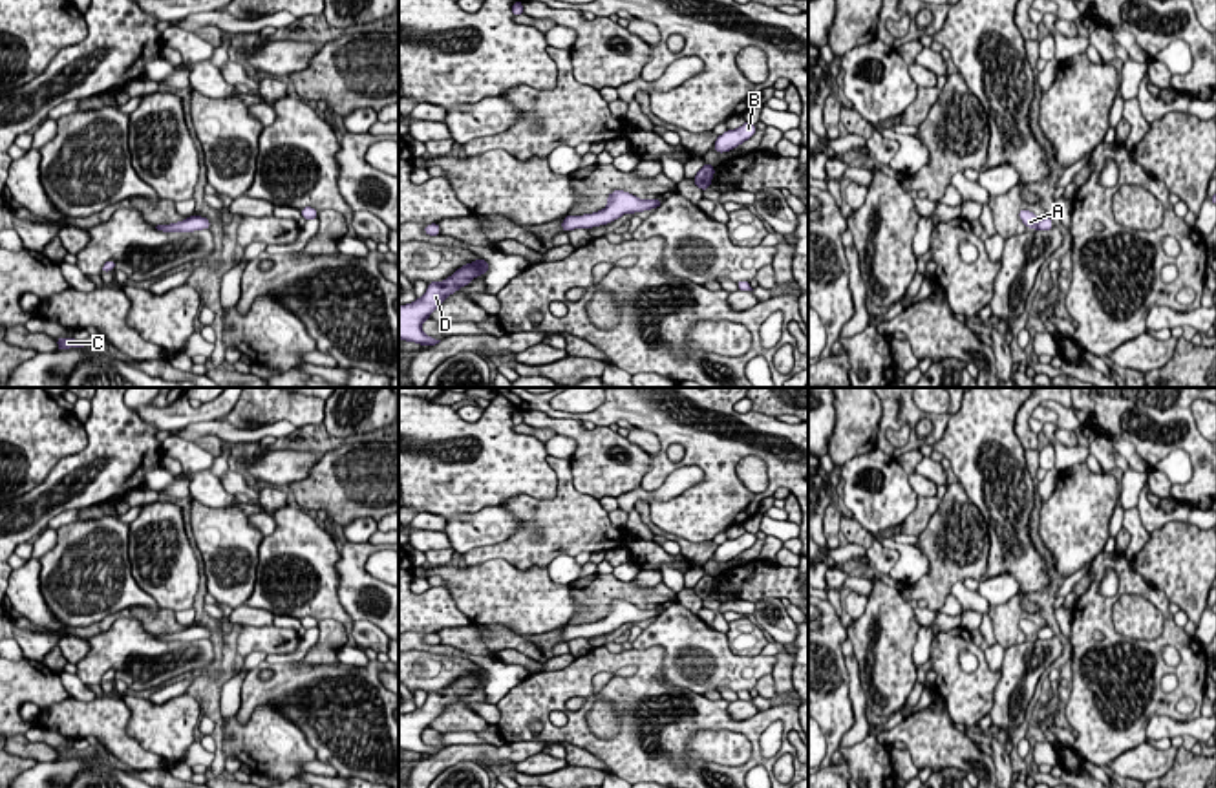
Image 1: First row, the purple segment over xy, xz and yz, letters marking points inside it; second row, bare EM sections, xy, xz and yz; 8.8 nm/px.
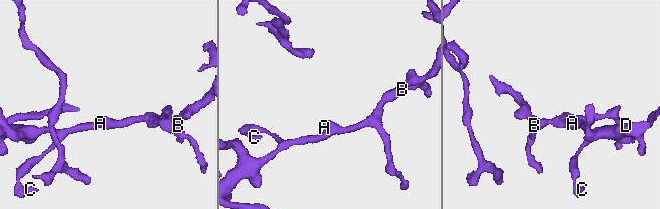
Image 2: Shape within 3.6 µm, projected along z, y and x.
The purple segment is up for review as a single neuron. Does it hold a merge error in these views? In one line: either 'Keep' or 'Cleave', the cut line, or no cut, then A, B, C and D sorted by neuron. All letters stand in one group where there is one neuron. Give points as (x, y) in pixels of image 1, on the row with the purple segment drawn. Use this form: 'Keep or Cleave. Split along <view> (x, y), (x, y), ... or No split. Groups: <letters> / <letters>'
Keep. No split. Groups: A B C D

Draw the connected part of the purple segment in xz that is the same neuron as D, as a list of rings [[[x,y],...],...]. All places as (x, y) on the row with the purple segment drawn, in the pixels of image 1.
[[[479,258],[474,263],[463,265],[450,278],[437,283],[428,283],[426,293],[413,303],[399,305],[399,340],[417,342],[421,346],[435,346],[441,340],[422,333],[421,325],[444,302],[446,296],[468,285],[475,276],[486,274],[488,263]]]

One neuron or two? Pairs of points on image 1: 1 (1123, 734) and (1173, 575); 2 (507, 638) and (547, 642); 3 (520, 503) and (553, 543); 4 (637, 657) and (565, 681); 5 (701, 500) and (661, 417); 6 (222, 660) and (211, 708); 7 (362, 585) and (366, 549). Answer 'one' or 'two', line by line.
1: two
2: one
3: one
4: one
5: one
6: one
7: one

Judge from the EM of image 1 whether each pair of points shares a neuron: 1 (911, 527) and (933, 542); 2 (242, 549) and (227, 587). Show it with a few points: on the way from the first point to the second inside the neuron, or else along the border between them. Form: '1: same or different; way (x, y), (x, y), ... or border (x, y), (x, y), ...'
1: different; border (940, 500), (918, 536)
2: same; way (233, 558), (231, 578)

